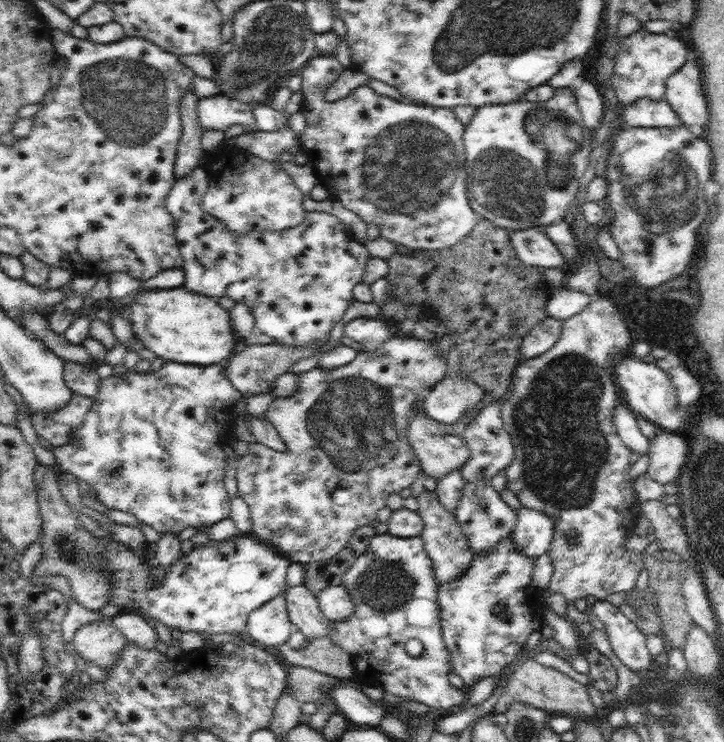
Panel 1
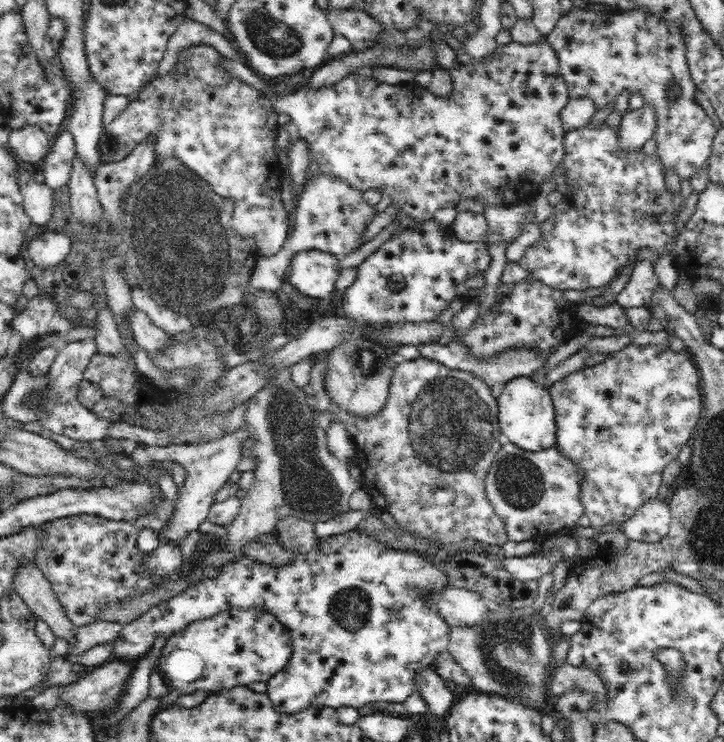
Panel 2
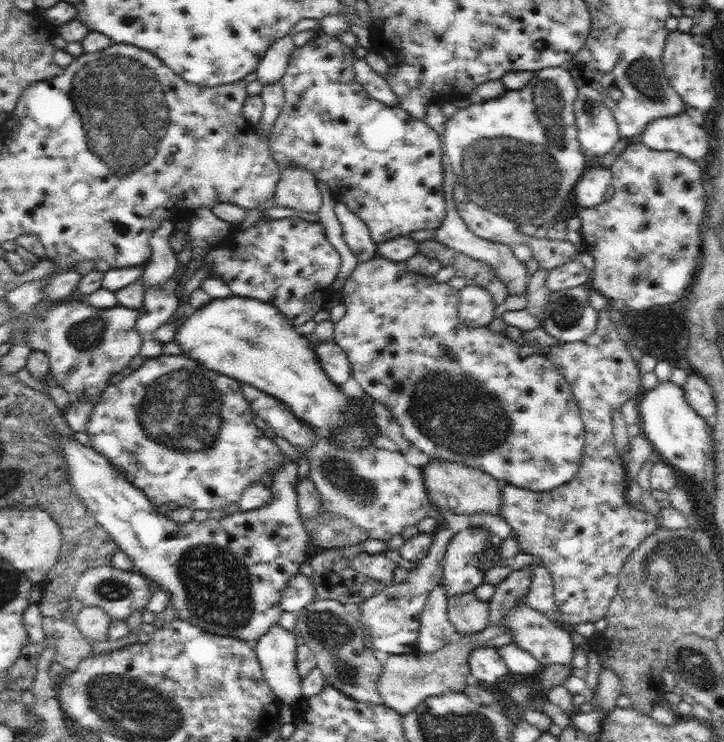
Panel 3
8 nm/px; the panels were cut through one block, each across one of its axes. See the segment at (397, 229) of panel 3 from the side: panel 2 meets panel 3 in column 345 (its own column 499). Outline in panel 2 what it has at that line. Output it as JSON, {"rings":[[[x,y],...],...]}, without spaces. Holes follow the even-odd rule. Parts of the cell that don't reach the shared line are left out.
{"rings":[[[510,42],[506,46],[498,46],[496,52],[492,54],[492,58],[484,64],[478,64],[478,66],[464,66],[464,64],[458,64],[454,70],[448,70],[452,74],[452,80],[454,80],[454,88],[452,92],[446,96],[446,98],[440,98],[436,96],[430,88],[422,88],[418,82],[412,82],[412,84],[380,84],[378,80],[372,80],[372,78],[364,78],[360,74],[350,74],[346,76],[344,80],[338,80],[336,84],[330,84],[330,86],[320,86],[320,88],[306,88],[306,86],[300,86],[294,94],[286,94],[286,96],[278,96],[272,86],[266,86],[260,76],[254,74],[254,70],[244,64],[244,62],[234,62],[230,58],[222,60],[224,68],[228,72],[232,72],[234,76],[238,76],[242,82],[246,82],[248,86],[256,88],[262,92],[262,96],[266,96],[272,106],[276,108],[278,114],[288,114],[292,118],[292,124],[298,126],[300,130],[300,138],[306,142],[314,162],[318,164],[322,176],[328,176],[332,180],[340,180],[344,184],[348,184],[350,188],[354,188],[356,192],[364,194],[368,190],[382,190],[382,196],[390,198],[392,202],[392,208],[398,210],[396,214],[396,220],[400,218],[408,218],[410,224],[400,224],[396,234],[404,232],[404,230],[412,230],[412,228],[420,228],[428,222],[434,220],[434,214],[440,212],[440,210],[446,210],[446,208],[456,208],[462,200],[476,200],[478,204],[482,206],[498,206],[498,208],[512,208],[512,206],[518,206],[518,204],[524,204],[528,200],[534,200],[538,198],[538,192],[542,188],[542,184],[550,182],[552,180],[552,174],[556,168],[562,168],[564,164],[564,158],[566,158],[566,146],[564,146],[564,140],[566,140],[566,132],[564,132],[564,126],[562,126],[562,120],[560,120],[560,112],[564,110],[564,106],[570,102],[570,94],[568,94],[568,84],[564,82],[564,76],[558,68],[558,56],[556,52],[548,46],[548,42],[538,42],[538,44],[518,44],[518,42]]]}

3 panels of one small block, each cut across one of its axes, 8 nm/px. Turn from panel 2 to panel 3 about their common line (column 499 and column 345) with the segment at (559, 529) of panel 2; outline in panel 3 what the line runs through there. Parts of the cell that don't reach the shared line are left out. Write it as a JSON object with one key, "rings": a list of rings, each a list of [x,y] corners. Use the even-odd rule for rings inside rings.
{"rings":[[[241,384],[243,396],[249,402],[253,416],[261,418],[269,430],[277,436],[285,438],[297,450],[303,446],[311,446],[309,450],[309,480],[321,494],[321,502],[325,510],[331,510],[339,516],[345,516],[367,532],[369,538],[389,540],[393,534],[401,534],[401,530],[409,524],[417,524],[427,516],[427,510],[433,506],[427,496],[427,488],[423,482],[423,468],[415,468],[405,462],[405,456],[395,448],[367,448],[361,452],[345,452],[333,440],[327,440],[325,434],[307,428],[305,422],[297,420],[297,416],[289,410],[287,404],[273,398],[267,392],[257,390],[255,386]]]}

